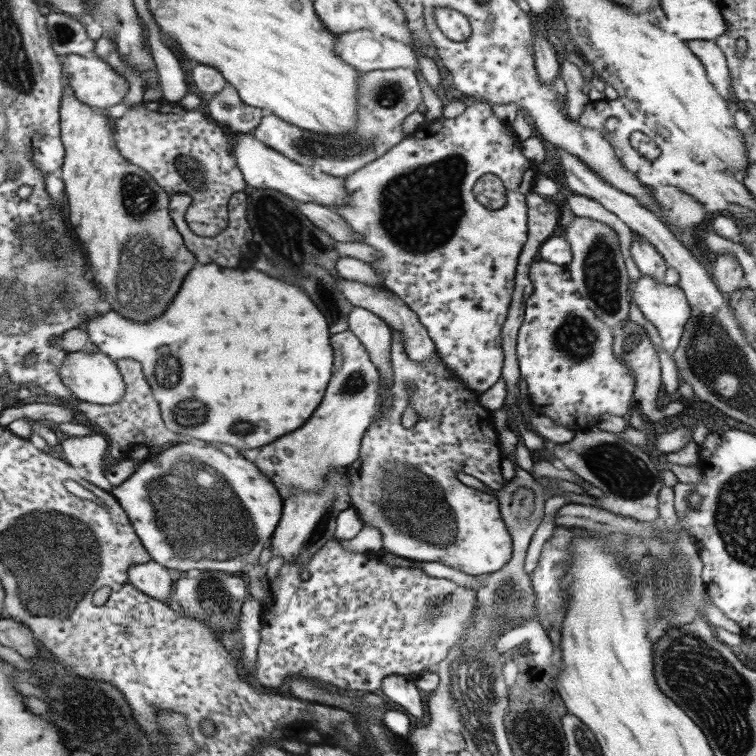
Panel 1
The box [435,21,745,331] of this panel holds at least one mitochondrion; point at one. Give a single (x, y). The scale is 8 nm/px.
(602, 276)

